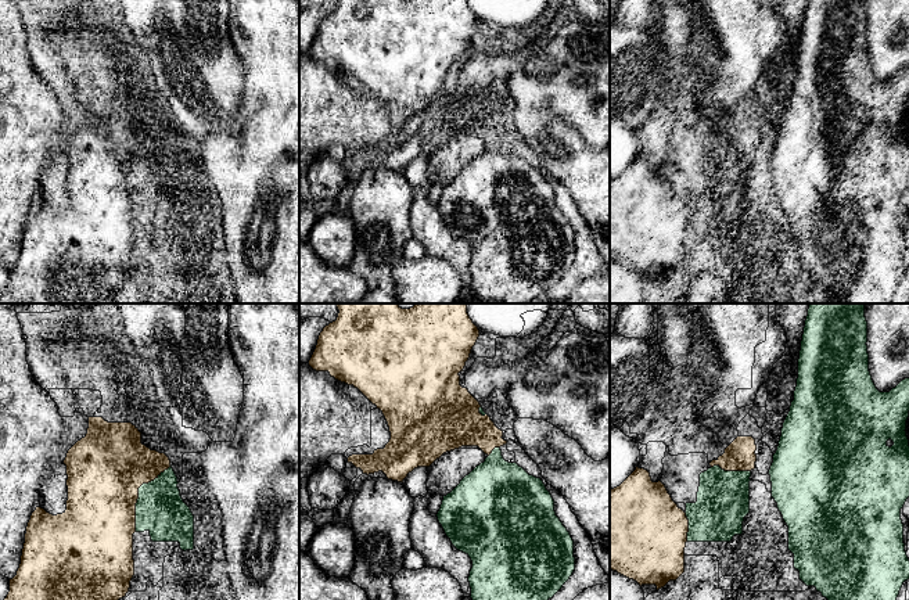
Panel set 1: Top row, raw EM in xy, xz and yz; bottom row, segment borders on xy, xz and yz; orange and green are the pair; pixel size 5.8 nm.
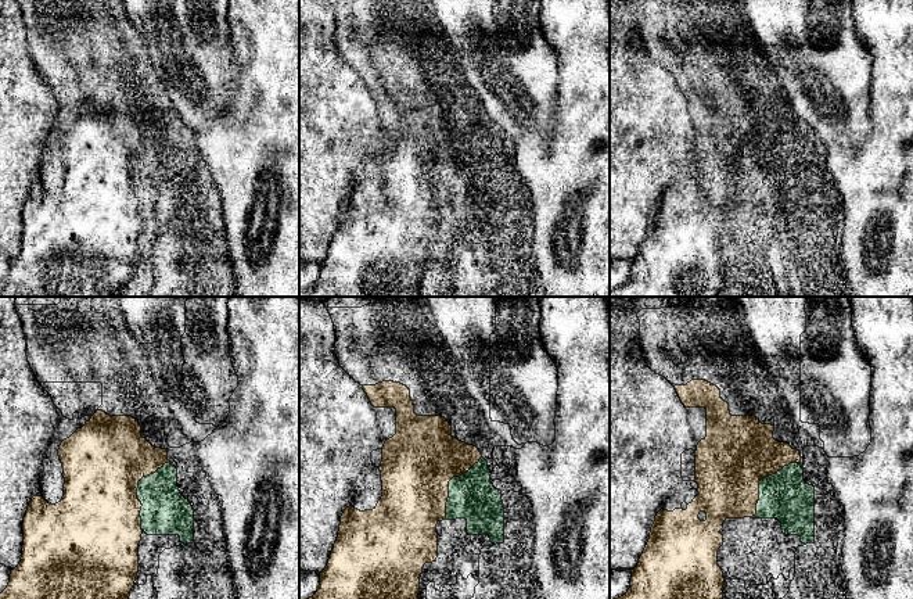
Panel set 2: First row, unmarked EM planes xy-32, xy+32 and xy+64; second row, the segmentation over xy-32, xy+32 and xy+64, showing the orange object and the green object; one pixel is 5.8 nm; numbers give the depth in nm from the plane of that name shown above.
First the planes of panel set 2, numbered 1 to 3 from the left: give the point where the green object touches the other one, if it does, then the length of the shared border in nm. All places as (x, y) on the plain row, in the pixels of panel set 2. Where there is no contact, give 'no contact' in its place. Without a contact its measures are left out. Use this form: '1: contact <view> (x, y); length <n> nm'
1: contact xy-32 (136, 180); length 420 nm
2: contact xy+32 (448, 174); length 420 nm
3: contact xy+64 (761, 168); length 420 nm

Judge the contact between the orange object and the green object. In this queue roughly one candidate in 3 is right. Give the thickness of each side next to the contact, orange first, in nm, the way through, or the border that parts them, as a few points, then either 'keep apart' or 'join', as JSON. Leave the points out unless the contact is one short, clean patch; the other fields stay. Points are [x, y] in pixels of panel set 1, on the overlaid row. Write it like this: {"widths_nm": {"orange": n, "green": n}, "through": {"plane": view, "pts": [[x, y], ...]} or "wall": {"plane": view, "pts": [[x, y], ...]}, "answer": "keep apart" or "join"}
{"widths_nm": {"orange": 440, "green": 280}, "answer": "keep apart"}

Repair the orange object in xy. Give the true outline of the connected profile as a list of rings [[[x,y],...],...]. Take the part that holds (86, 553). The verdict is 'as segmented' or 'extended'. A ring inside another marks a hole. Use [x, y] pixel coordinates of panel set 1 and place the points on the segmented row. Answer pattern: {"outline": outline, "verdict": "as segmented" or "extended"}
{"outline": [[[89,417],[86,436],[68,450],[64,464],[67,510],[53,515],[36,507],[32,513],[21,564],[4,600],[119,600],[129,592],[139,488],[168,470],[169,457],[143,445],[132,423]]], "verdict": "as segmented"}

